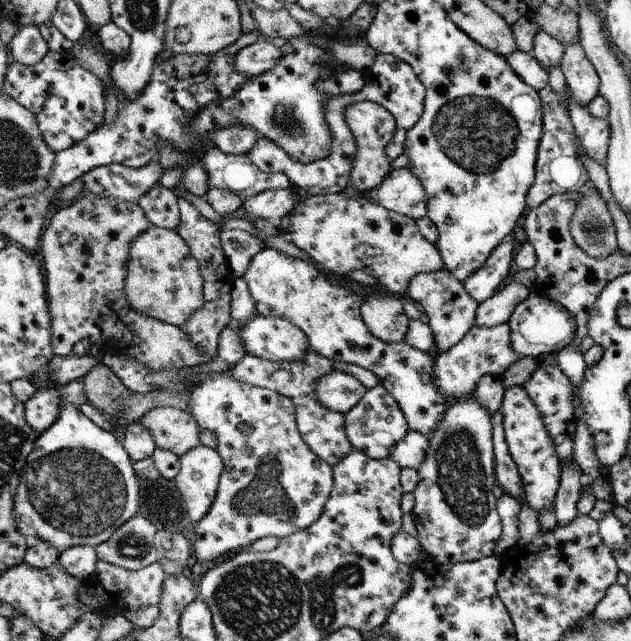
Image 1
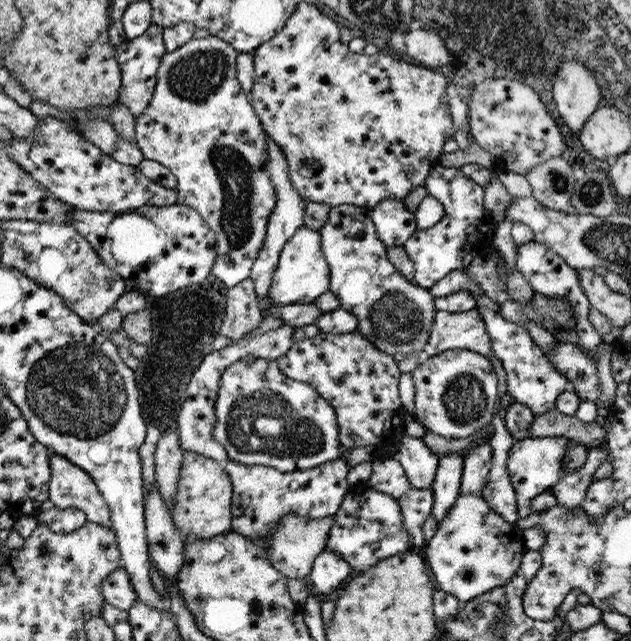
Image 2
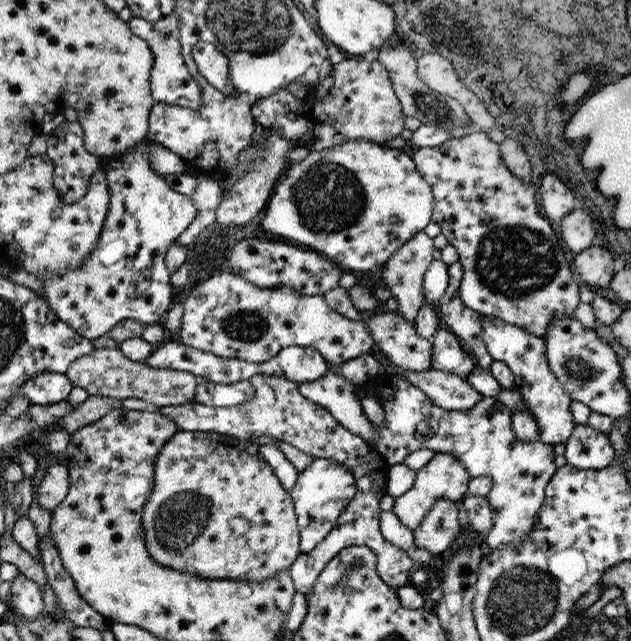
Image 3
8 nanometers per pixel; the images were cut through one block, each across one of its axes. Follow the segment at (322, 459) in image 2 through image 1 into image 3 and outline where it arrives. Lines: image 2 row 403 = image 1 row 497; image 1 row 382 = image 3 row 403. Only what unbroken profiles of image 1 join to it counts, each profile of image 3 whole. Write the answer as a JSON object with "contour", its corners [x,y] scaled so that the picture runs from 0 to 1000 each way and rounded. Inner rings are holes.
{"contour":[[[322,593],[312,599],[306,627],[338,637],[363,637],[388,630],[398,618],[404,618],[404,602],[395,593],[382,593],[372,599],[338,599]]]}

